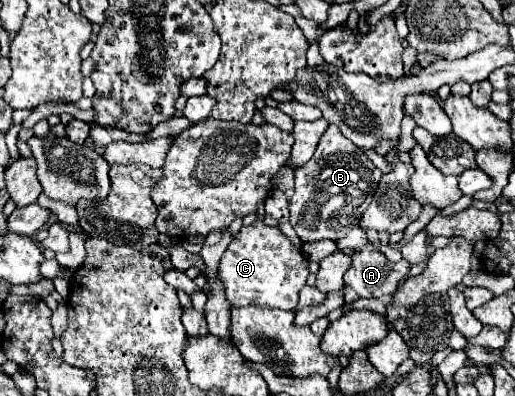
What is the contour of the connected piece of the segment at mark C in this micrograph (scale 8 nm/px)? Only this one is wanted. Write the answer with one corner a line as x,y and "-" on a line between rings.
255,222
239,230
227,246
217,272
217,278
225,286
227,300
233,308
265,306
293,310
299,302
299,290
305,286
307,276
309,270
303,252
295,248
279,228
265,226
263,222

